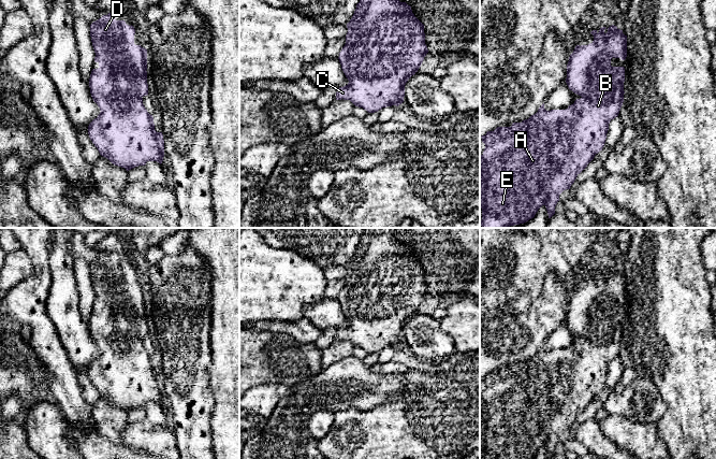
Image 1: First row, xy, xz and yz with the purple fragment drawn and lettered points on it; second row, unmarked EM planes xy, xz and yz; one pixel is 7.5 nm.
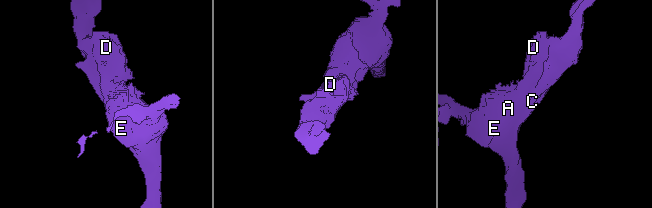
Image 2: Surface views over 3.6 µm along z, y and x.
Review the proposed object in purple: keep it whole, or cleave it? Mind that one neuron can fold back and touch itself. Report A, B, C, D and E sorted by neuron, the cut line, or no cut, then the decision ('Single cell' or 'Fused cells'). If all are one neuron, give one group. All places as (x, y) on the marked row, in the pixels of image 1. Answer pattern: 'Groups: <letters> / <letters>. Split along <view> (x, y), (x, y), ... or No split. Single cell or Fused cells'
Groups: A B C D E. No split. Single cell

